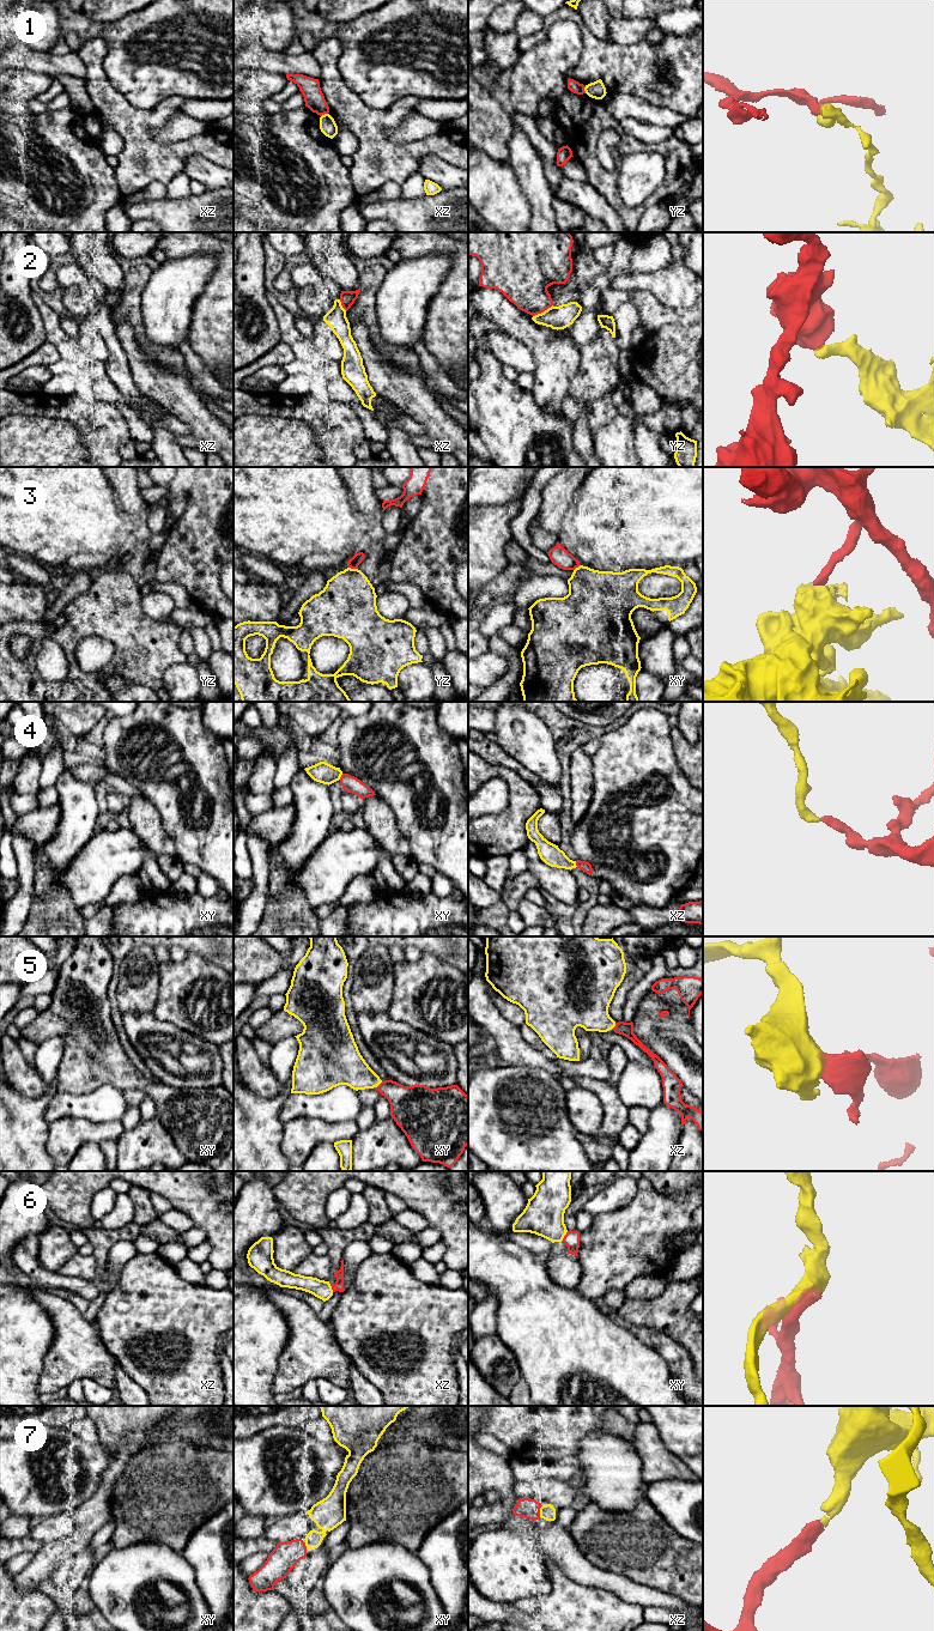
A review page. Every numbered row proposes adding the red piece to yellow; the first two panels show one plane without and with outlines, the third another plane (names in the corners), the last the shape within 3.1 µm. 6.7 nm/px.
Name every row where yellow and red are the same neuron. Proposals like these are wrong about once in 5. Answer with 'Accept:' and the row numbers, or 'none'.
Accept: 4, 5, 6, 7

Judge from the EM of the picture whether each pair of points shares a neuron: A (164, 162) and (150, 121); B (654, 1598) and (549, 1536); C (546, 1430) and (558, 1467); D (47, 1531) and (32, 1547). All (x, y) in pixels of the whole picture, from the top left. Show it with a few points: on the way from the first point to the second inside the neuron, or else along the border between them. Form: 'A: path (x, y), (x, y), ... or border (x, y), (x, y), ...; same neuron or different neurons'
A: path (155, 152), (145, 143), (145, 131); same neuron
B: path (628, 1589), (617, 1583), (586, 1574), (575, 1563); same neuron
C: border (575, 1455), (551, 1461), (538, 1461); different neurons
D: border (29, 1534), (41, 1544); different neurons

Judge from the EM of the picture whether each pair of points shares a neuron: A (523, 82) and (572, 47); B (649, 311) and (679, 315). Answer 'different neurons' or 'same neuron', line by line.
A: same neuron
B: same neuron

